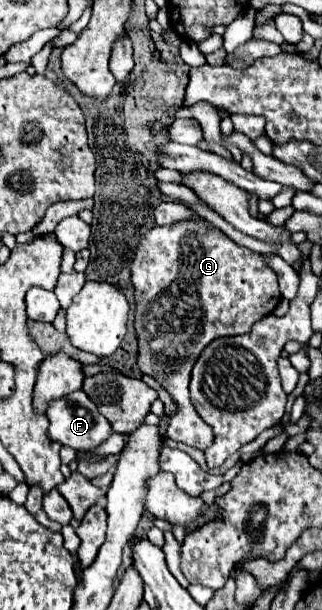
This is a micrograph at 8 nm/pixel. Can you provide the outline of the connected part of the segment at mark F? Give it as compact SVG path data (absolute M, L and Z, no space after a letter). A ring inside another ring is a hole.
M81 389L73 391L61 399L51 401L47 407L47 417L49 417L49 437L75 451L89 453L111 435L111 427L109 427L107 419L103 419L103 415L97 411L95 403Z

